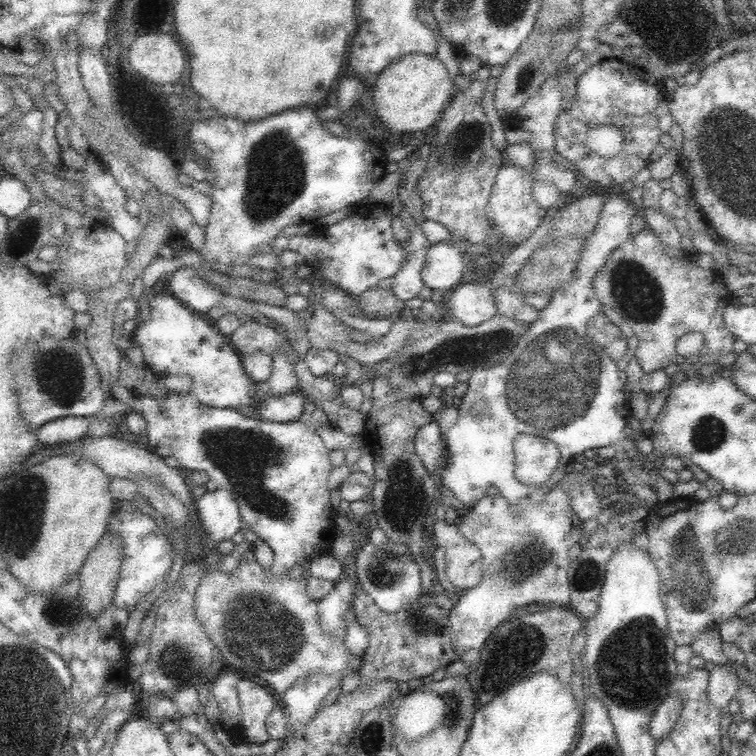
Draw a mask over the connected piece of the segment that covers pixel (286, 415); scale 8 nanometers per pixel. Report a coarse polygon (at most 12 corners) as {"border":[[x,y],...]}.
{"border":[[286,394],[256,405],[266,422],[292,422],[304,413],[304,396]]}

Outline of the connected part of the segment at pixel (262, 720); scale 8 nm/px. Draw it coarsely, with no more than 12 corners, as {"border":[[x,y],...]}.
{"border":[[243,678],[237,695],[246,742],[269,740],[276,698]]}

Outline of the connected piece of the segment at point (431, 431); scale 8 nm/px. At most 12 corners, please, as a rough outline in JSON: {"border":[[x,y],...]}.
{"border":[[440,425],[421,426],[414,437],[415,453],[437,479],[443,455]]}

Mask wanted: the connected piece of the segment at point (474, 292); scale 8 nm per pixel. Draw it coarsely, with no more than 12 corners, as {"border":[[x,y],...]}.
{"border":[[486,280],[458,283],[445,305],[464,326],[498,313]]}

